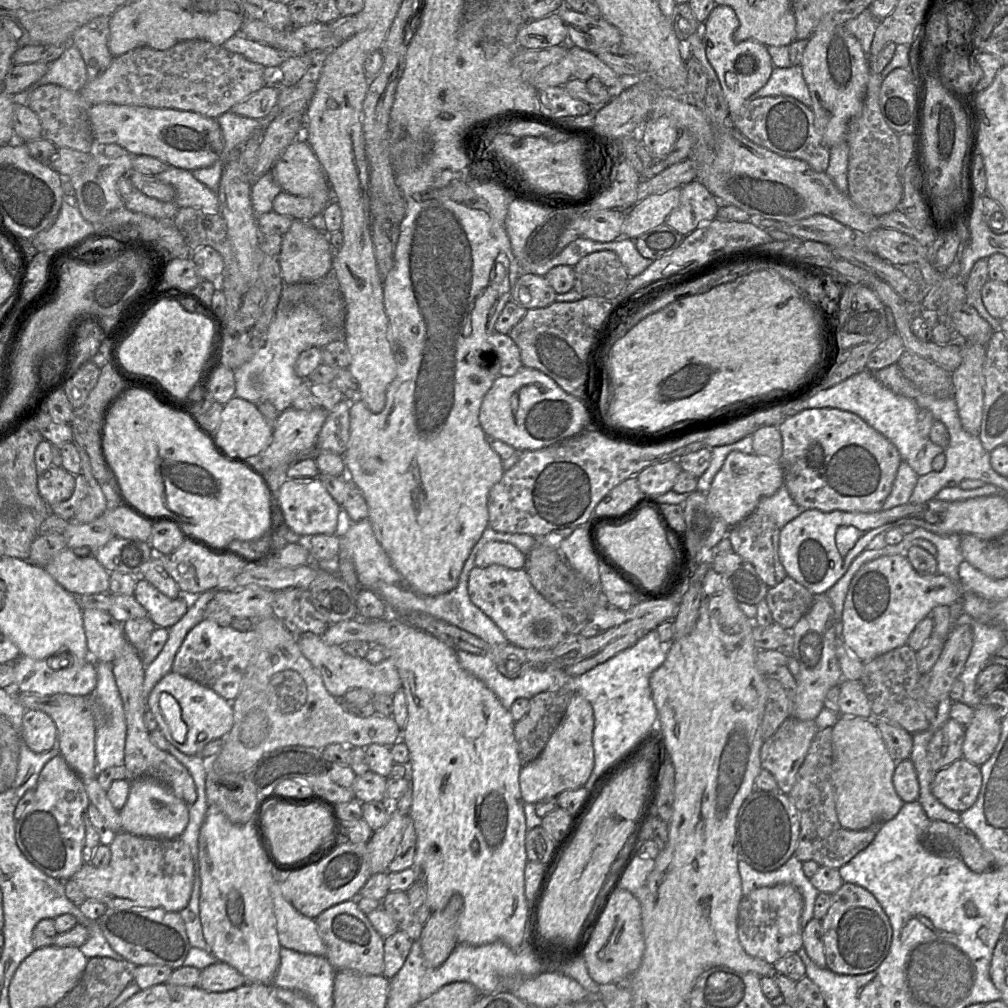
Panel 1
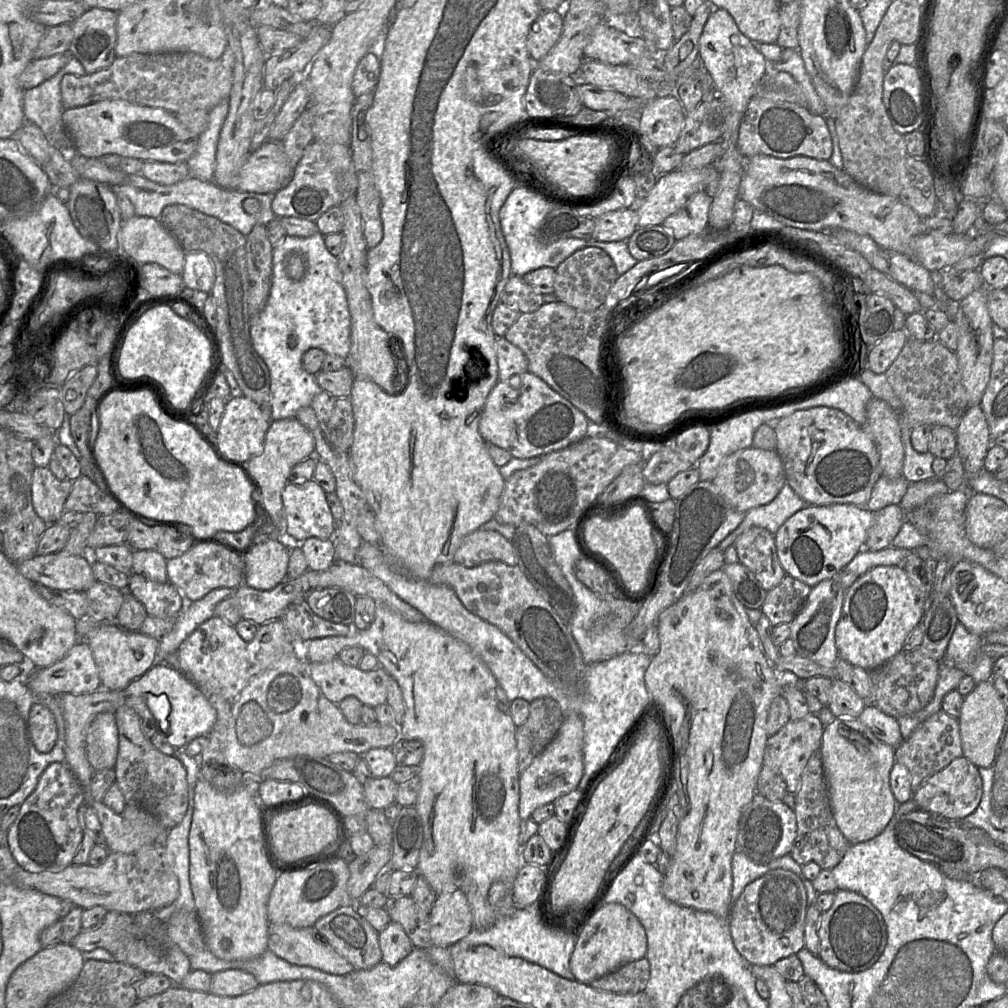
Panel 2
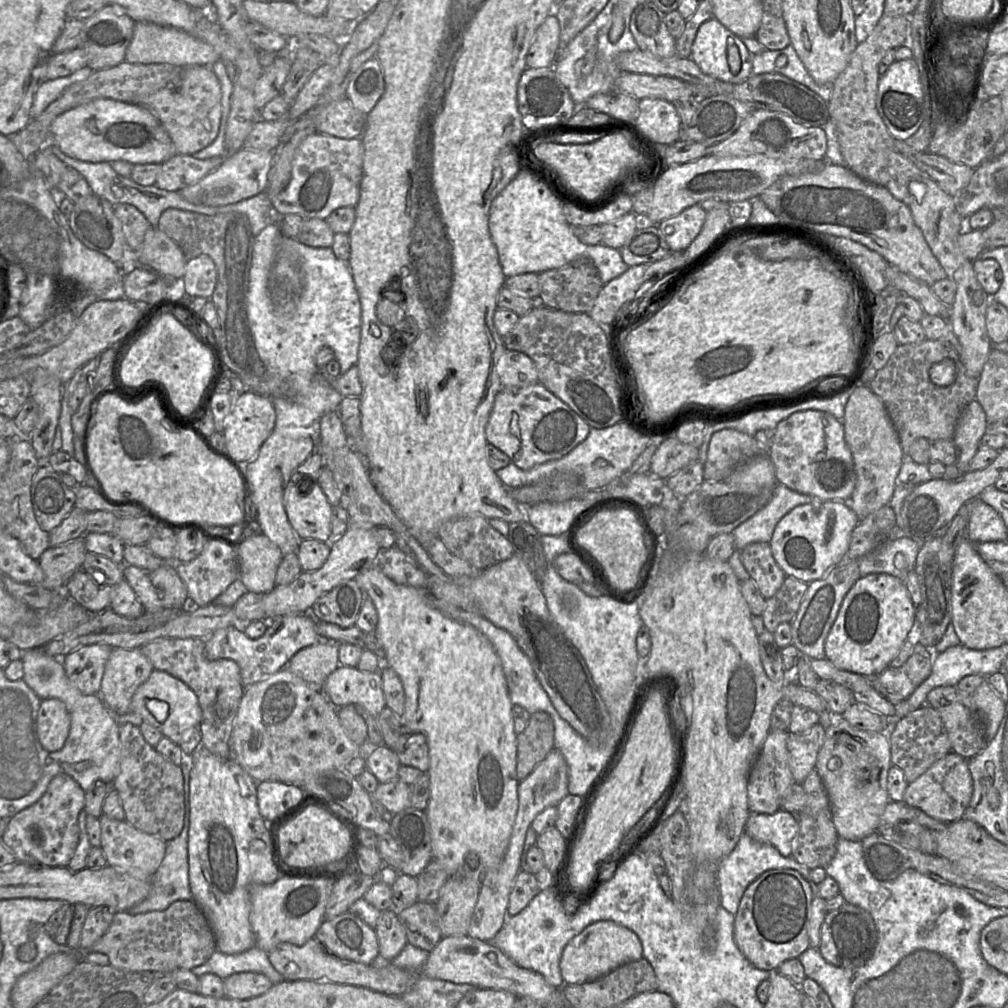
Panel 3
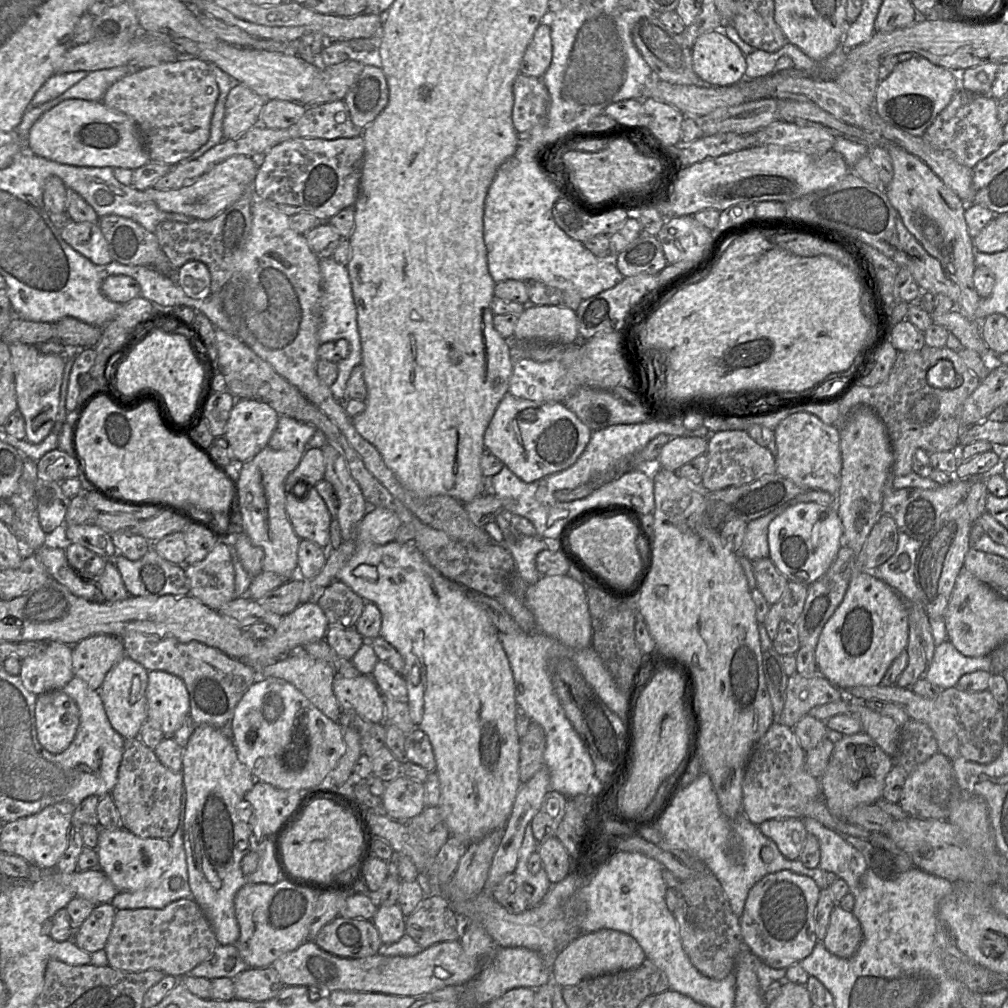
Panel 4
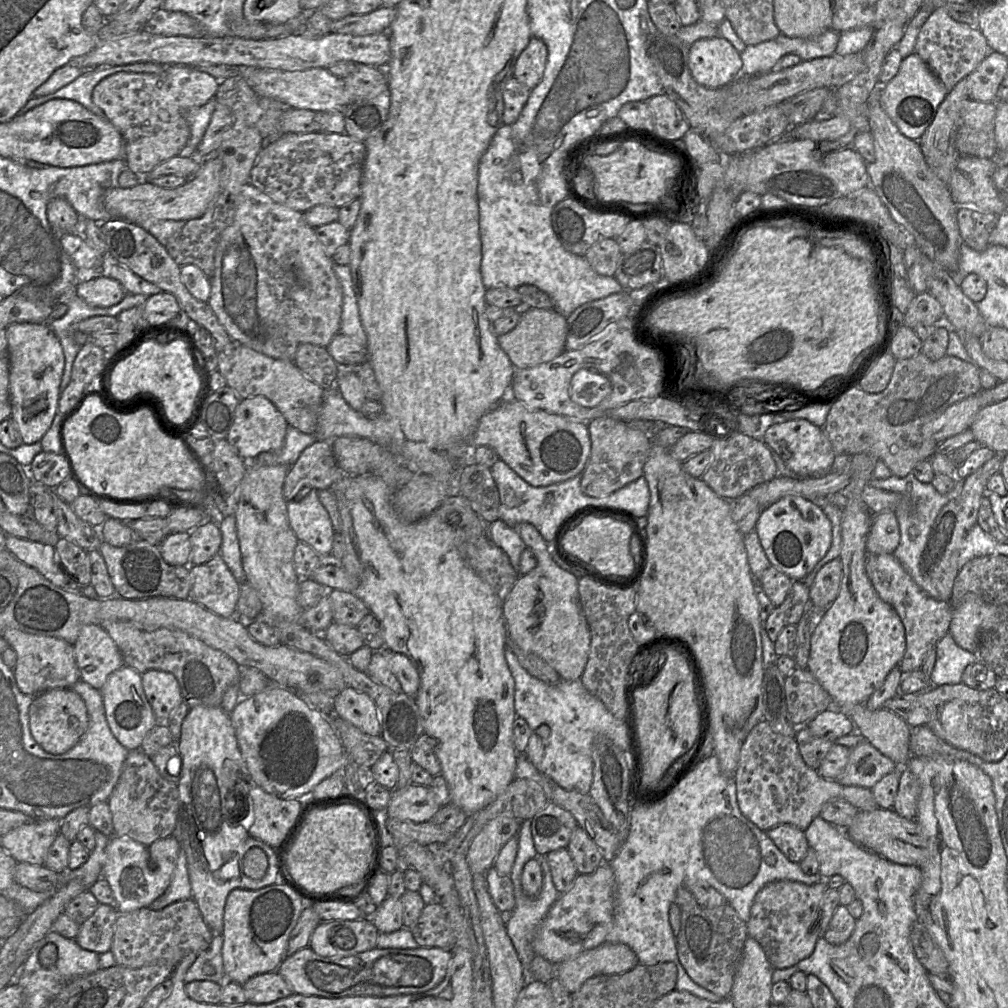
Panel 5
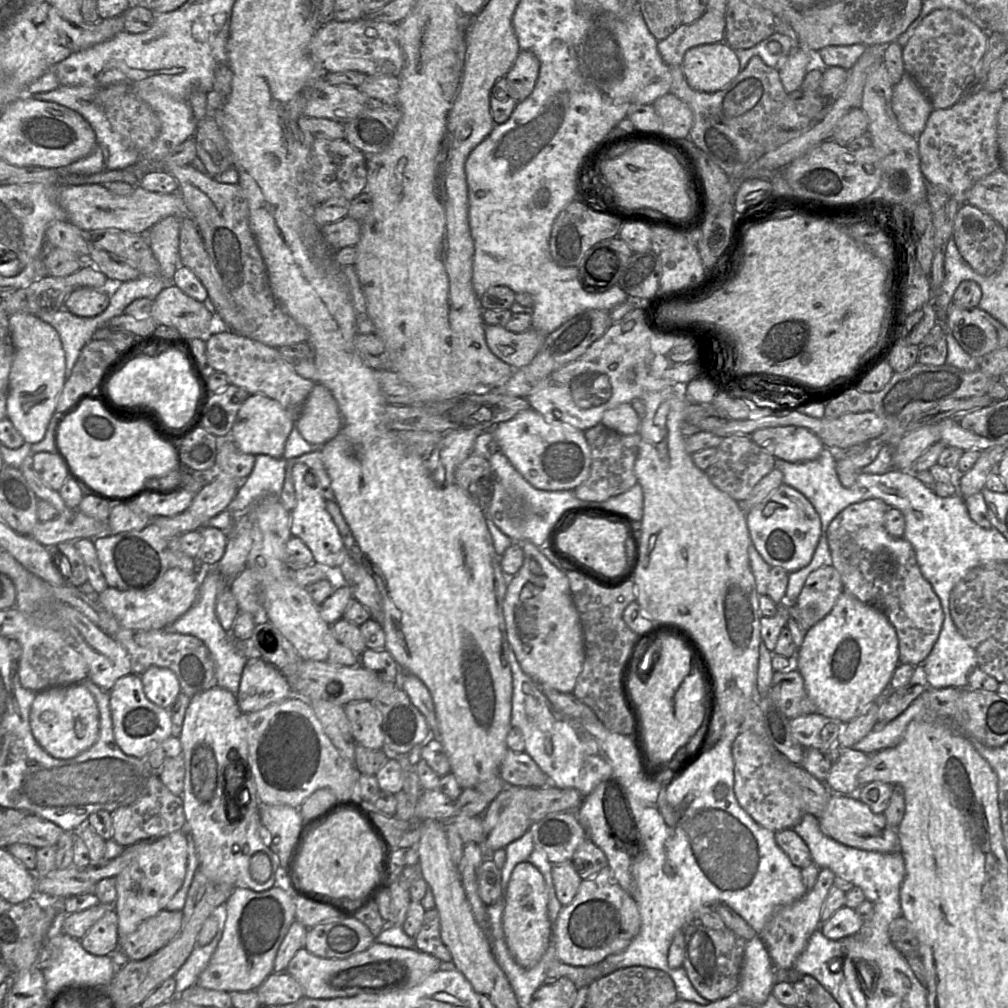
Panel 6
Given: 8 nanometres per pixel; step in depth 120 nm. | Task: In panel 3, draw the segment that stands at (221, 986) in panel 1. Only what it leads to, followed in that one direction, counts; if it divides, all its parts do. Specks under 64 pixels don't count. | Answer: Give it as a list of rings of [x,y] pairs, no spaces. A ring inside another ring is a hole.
[[[239,972],[223,981],[225,997],[231,999],[250,999],[266,993],[272,982],[263,974]]]

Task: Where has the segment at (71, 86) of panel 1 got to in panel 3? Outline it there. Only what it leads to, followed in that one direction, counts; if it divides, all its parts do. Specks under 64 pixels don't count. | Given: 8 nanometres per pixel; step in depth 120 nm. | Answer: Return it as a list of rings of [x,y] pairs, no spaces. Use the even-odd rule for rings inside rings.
[[[89,67],[81,68],[69,76],[42,81],[38,86],[31,108],[31,119],[37,118],[70,85],[87,79],[94,71]]]

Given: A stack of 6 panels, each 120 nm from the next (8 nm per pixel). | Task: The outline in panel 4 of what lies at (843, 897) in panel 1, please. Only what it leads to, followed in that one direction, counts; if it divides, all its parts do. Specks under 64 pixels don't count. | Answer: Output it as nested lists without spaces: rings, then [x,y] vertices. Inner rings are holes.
[[[837,904],[830,914],[823,939],[826,949],[840,958],[850,958],[858,951],[862,940],[863,931],[859,920],[852,911],[846,911]]]

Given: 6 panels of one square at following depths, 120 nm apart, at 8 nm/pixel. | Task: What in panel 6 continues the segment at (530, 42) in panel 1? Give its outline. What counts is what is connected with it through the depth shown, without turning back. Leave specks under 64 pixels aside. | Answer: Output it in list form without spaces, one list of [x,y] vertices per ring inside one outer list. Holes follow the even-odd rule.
[[[520,50],[511,69],[505,75],[511,86],[511,94],[517,103],[524,101],[533,91],[540,63],[536,55],[530,51]]]

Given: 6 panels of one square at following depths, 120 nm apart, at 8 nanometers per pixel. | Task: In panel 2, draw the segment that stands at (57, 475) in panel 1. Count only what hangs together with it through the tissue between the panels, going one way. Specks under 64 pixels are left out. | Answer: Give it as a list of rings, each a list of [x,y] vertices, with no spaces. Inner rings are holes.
[[[36,466],[31,485],[32,504],[36,514],[48,525],[55,523],[65,511],[72,482],[57,479],[48,467]]]

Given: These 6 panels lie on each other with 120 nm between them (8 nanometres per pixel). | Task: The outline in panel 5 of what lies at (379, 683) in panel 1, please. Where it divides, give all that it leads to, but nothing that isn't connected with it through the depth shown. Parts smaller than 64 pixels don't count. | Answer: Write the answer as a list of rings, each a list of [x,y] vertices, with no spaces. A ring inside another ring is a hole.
[[[346,687],[336,696],[333,714],[371,736],[381,735],[378,709],[365,693]]]

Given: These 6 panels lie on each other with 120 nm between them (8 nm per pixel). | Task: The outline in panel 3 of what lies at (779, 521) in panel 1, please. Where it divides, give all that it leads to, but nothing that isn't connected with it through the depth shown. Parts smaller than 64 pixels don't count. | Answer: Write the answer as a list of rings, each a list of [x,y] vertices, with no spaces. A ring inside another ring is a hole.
[[[778,483],[774,490],[773,490],[773,496],[769,503],[763,507],[761,510],[759,510],[756,514],[754,514],[752,517],[738,525],[733,531],[733,537],[734,537],[734,547],[736,550],[742,550],[744,547],[746,547],[748,544],[752,542],[766,542],[769,543],[771,541],[773,531],[777,525],[777,523],[784,517],[788,512],[790,512],[794,507],[802,504],[812,503],[812,502],[822,502],[822,501],[816,501],[816,499],[810,495],[803,494],[796,492],[794,490],[791,490],[787,486]]]

